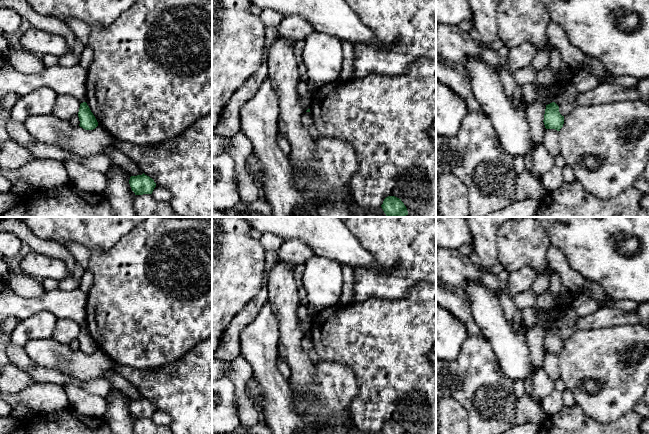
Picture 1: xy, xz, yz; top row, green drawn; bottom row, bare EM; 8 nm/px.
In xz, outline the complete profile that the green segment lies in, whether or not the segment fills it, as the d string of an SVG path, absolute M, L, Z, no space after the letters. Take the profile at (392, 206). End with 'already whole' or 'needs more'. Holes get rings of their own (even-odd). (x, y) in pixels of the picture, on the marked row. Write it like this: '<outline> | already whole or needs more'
M388 196L381 205L387 217L405 217L408 211L401 199L395 196Z | already whole

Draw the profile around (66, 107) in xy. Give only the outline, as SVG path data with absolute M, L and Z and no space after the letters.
M58 95L51 114L63 121L69 121L78 115L80 102L69 95Z

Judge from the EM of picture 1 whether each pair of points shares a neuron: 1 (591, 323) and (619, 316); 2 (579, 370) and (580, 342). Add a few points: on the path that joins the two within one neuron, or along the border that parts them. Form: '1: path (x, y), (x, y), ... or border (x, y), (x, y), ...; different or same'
1: path (598, 319), (612, 317); same
2: path (580, 363), (580, 349); same

